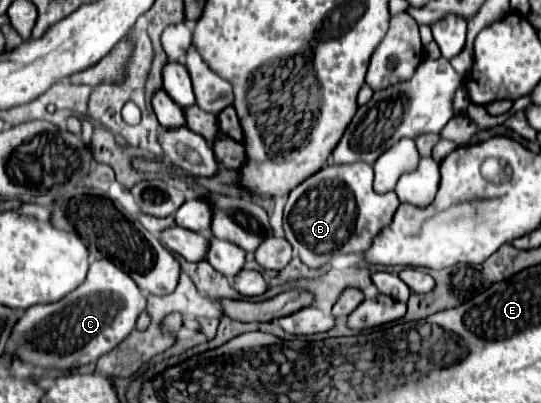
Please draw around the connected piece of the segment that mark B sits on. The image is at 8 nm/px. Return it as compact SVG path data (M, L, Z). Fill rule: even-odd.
M365 162L325 166L295 190L285 204L285 238L299 252L309 268L325 266L335 254L361 252L371 246L375 234L391 224L399 198L395 192L377 194L373 190L373 168ZM293 232L293 234L291 234Z

